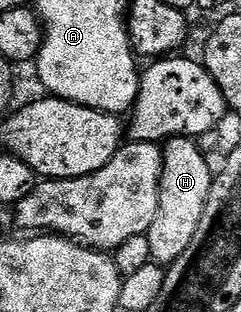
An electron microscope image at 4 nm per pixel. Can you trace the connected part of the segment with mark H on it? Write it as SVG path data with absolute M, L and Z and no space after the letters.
M169 138L162 146L164 167L160 173L160 211L147 232L152 262L160 268L171 266L186 248L190 248L190 240L194 240L194 232L198 232L198 224L202 224L202 212L206 212L214 170L208 167L203 152L196 146L199 145L190 138Z

